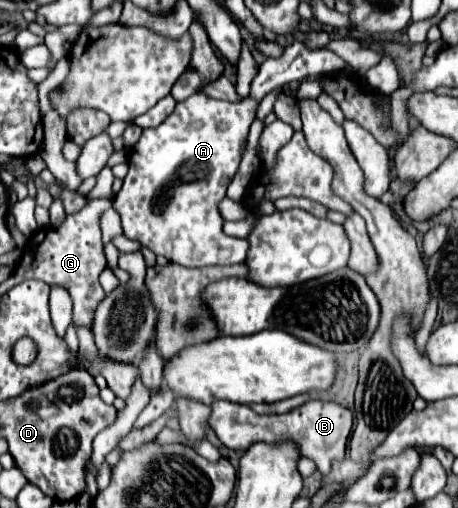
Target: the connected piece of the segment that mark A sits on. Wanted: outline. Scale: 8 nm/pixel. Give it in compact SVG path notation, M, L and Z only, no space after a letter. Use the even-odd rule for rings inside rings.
M300 40L286 46L280 58L266 58L260 64L260 72L252 82L250 96L242 98L238 102L222 102L208 98L206 94L194 94L184 102L178 102L174 112L158 126L158 128L146 128L142 132L142 138L132 148L128 164L130 170L124 178L122 190L114 198L114 210L122 218L124 236L132 240L140 240L146 248L150 248L154 254L168 258L174 264L194 268L194 266L232 266L242 264L244 256L248 252L248 240L244 238L232 238L222 232L222 216L218 210L220 200L226 196L226 188L232 182L240 160L242 150L248 138L250 124L256 118L256 108L262 102L262 98L276 86L284 86L286 82L304 78L304 76L320 76L320 74L344 74L350 72L350 64L344 62L340 56L328 50L308 50Z

